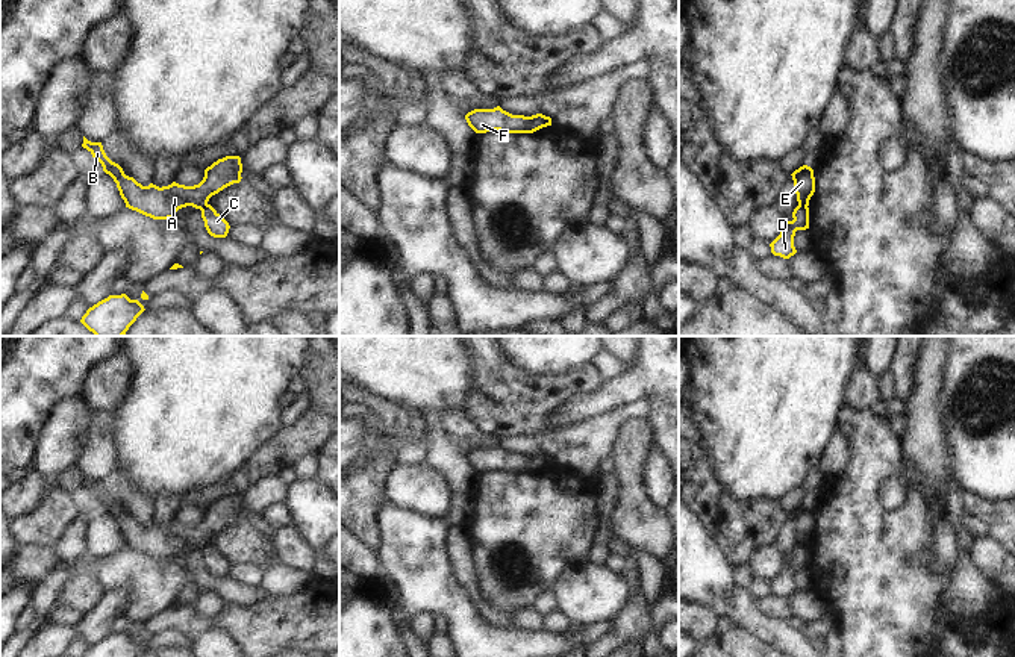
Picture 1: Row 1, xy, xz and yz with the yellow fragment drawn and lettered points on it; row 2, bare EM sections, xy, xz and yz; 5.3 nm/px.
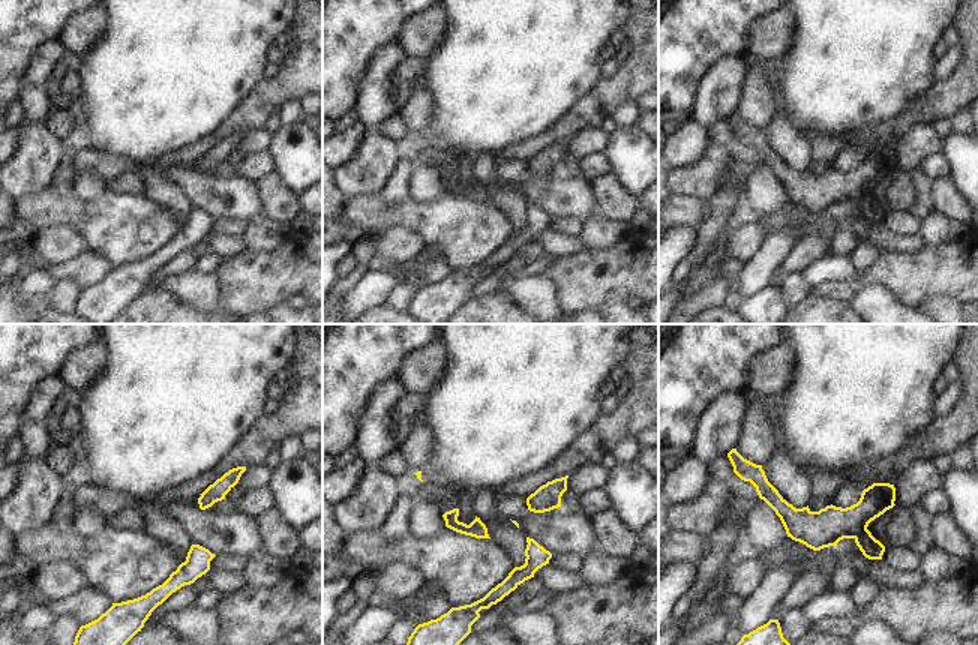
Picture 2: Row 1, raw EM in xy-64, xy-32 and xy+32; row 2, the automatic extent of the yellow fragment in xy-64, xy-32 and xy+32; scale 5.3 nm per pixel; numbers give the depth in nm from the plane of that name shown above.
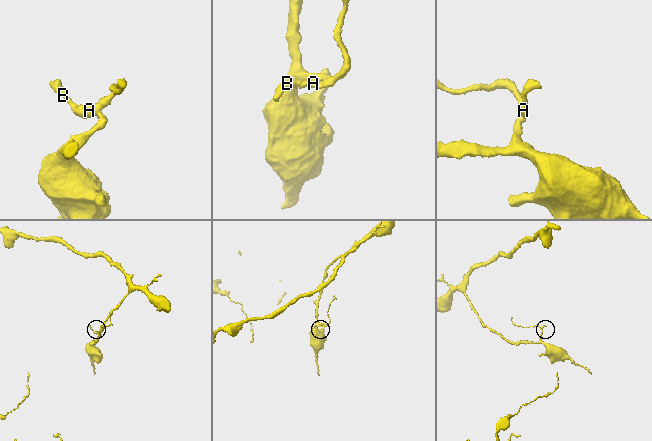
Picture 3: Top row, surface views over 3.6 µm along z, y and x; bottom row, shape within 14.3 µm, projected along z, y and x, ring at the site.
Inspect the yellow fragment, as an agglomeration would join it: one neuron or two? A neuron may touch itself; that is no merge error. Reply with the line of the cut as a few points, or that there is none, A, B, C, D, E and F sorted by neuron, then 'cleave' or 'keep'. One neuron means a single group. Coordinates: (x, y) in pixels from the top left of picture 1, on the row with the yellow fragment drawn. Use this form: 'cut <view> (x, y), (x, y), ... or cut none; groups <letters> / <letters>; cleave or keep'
cut yz (799, 203), (806, 208); groups A B E F / C D; cleave

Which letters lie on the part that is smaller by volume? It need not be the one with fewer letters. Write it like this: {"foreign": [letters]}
{"foreign": ["A", "B", "E", "F"]}

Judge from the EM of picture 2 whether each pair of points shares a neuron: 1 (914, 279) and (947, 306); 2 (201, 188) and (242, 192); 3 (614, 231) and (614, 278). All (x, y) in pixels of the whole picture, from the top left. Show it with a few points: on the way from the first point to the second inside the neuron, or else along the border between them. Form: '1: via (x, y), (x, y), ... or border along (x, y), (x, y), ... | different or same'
1: border along (960, 302), (951, 297), (932, 296), (917, 308) | different
2: via (212, 192), (231, 192) | same
3: border along (627, 228), (609, 246), (585, 249) | different

